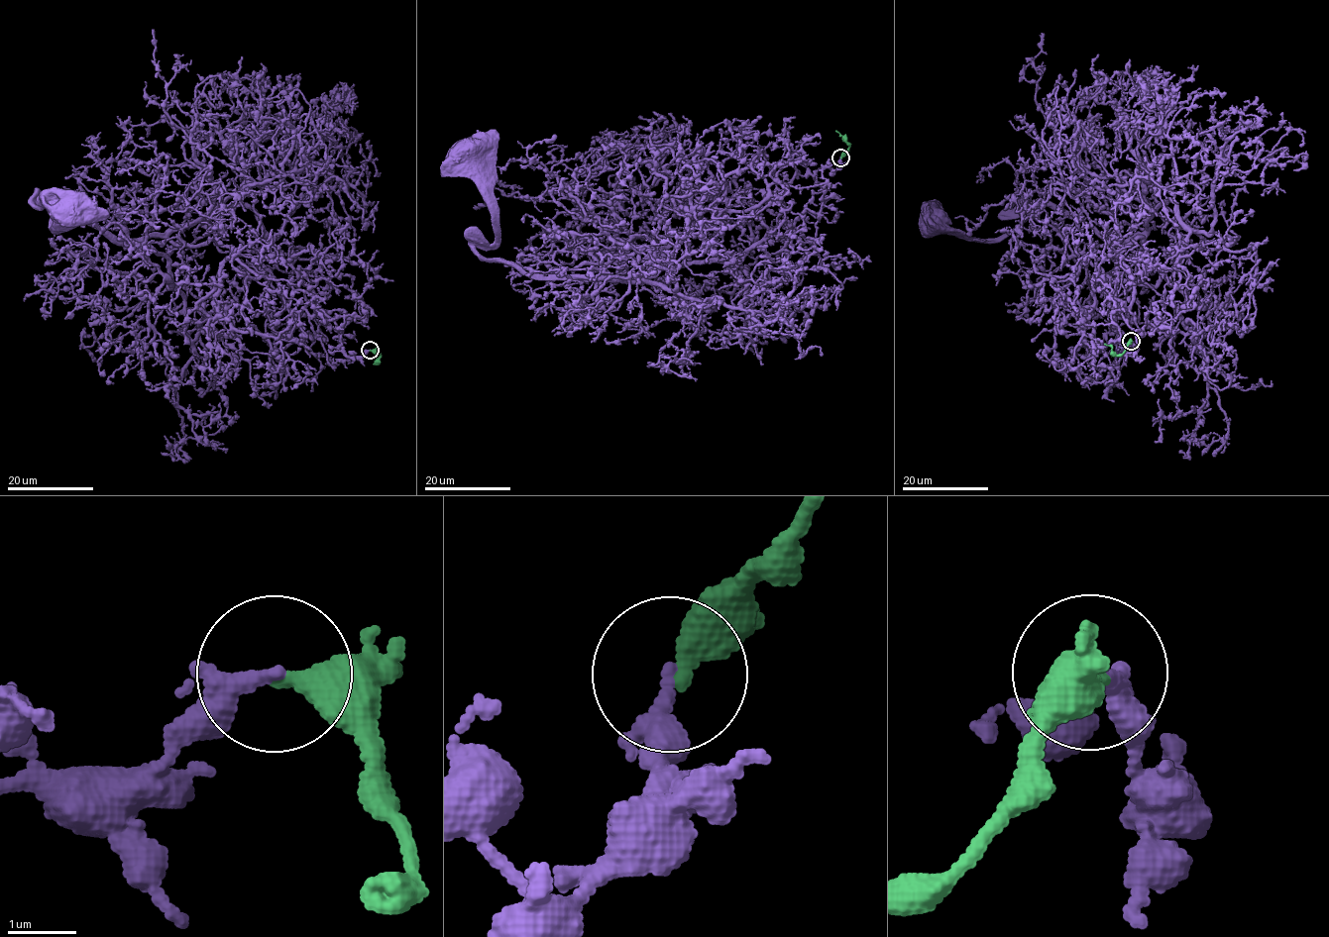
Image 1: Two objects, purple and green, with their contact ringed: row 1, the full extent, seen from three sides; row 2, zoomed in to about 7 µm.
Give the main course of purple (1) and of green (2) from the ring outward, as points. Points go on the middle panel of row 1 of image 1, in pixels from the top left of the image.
1: (840, 157), (821, 184), (696, 214), (656, 273), (536, 276), (475, 247), (497, 238), (471, 147)
2: (840, 157), (849, 146), (835, 130)

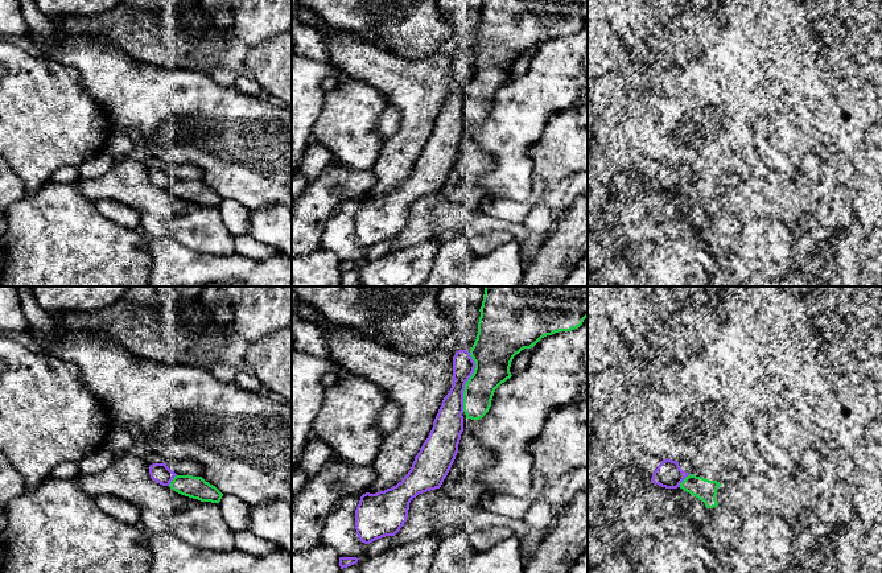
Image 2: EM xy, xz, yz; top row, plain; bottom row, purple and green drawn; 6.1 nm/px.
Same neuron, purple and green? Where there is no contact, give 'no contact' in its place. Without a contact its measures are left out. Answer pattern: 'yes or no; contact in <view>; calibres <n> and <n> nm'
no; contact in xz; calibres 160 and 260 nm

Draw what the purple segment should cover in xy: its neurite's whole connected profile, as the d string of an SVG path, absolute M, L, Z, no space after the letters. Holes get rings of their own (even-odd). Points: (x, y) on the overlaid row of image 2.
M153 463L149 466L149 474L153 481L162 486L169 486L173 478L177 475L172 471L166 463Z

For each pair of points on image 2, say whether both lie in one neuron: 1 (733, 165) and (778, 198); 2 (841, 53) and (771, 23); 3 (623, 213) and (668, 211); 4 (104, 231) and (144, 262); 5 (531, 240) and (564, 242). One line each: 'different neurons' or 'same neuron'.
1: different neurons
2: different neurons
3: same neuron
4: same neuron
5: different neurons

